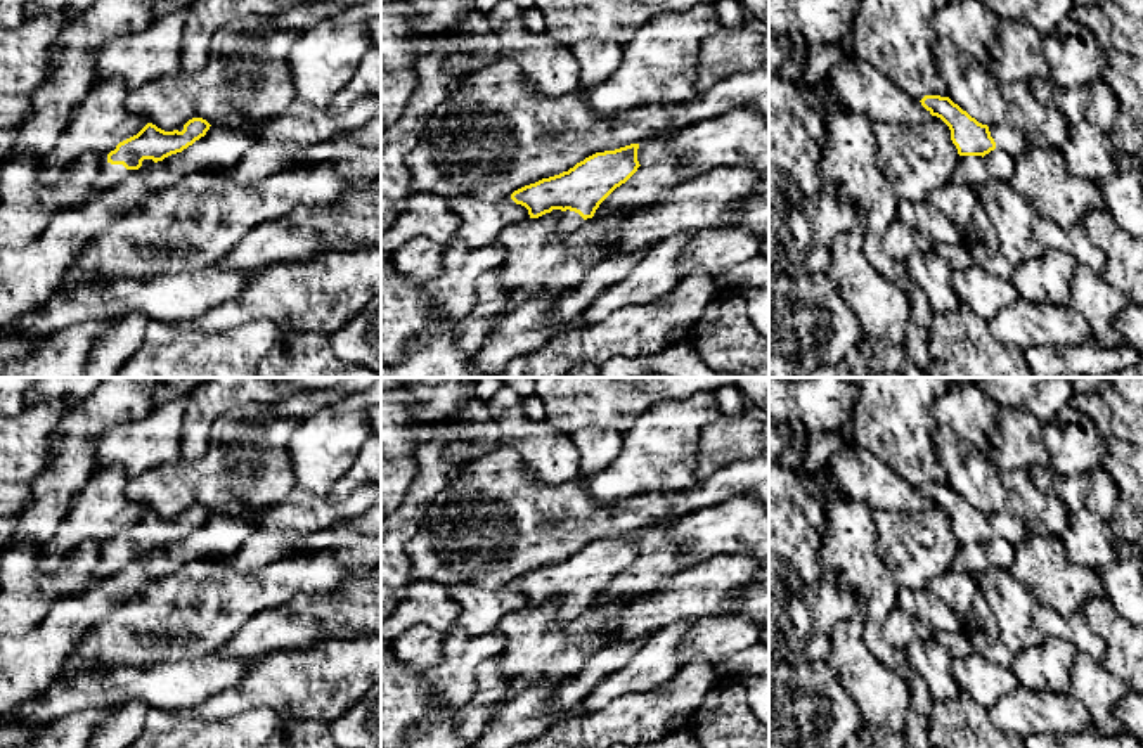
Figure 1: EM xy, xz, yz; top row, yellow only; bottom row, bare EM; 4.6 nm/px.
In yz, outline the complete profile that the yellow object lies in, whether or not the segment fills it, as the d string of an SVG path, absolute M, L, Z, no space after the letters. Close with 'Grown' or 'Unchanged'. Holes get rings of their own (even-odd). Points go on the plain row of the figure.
M925 483L920 490L932 504L940 506L949 514L951 528L959 544L984 545L999 535L1015 545L1029 537L1029 530L1020 519L1015 519L1006 513L982 513L949 485Z. Grown

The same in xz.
M630 532L596 540L568 559L514 578L511 587L525 594L530 606L561 597L558 615L559 623L566 625L592 606L599 592L637 559L637 537L639 532Z. Grown

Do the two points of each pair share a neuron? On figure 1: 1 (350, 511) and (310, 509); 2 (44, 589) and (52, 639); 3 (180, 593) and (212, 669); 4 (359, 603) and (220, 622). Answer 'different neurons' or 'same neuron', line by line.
1: same neuron
2: different neurons
3: different neurons
4: different neurons

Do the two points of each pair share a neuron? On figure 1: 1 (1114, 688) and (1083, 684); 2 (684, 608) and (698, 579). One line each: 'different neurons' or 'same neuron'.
1: same neuron
2: same neuron

